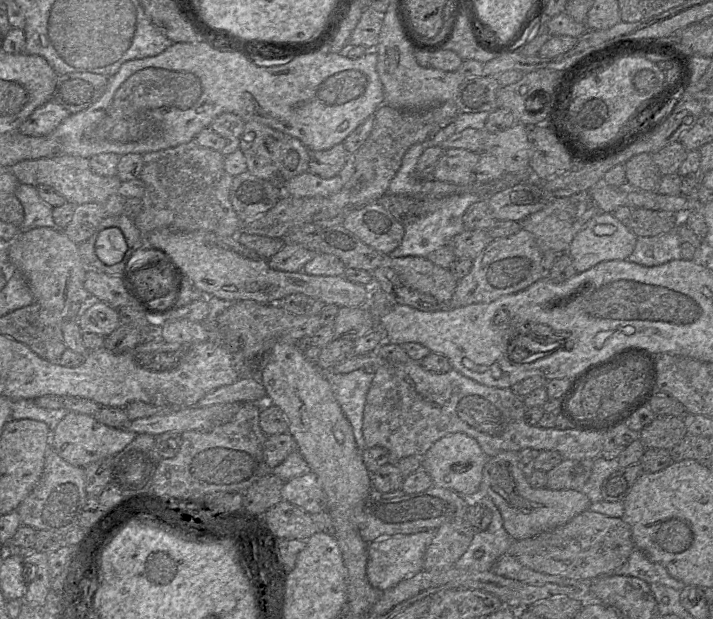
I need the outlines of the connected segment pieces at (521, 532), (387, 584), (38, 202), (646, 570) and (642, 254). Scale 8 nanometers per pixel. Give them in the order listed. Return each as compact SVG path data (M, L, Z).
M503 451L489 457L483 469L481 494L491 498L499 508L504 528L512 539L527 539L564 525L588 510L592 504L590 499L578 490L532 487L528 481L528 470L521 466L518 452L514 451Z
M435 530L414 534L382 537L367 545L367 578L377 590L384 592L423 570L424 556L435 536Z
M19 183L14 194L24 208L21 231L37 227L57 228L52 216L53 207L41 199L35 186Z
M635 548L628 560L611 574L637 577L648 584L662 584L678 591L686 586L672 577L663 565L652 562L638 548Z
M675 231L658 236L637 237L635 249L628 260L647 267L682 260L681 243Z

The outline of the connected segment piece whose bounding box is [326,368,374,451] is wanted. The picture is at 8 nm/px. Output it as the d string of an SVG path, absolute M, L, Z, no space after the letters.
M362 368L346 374L326 371L326 377L336 400L353 428L358 449L364 451L367 447L363 435L363 414L374 374Z

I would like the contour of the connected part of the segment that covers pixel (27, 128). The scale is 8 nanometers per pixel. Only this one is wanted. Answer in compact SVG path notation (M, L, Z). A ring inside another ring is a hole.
M49 100L32 112L18 132L27 136L47 136L69 115L63 106Z

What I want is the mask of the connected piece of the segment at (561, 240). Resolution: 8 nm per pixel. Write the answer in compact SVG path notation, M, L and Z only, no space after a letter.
M582 191L569 197L552 199L542 210L521 221L521 226L534 235L543 252L554 251L562 254L567 253L575 235L599 212L590 191Z

